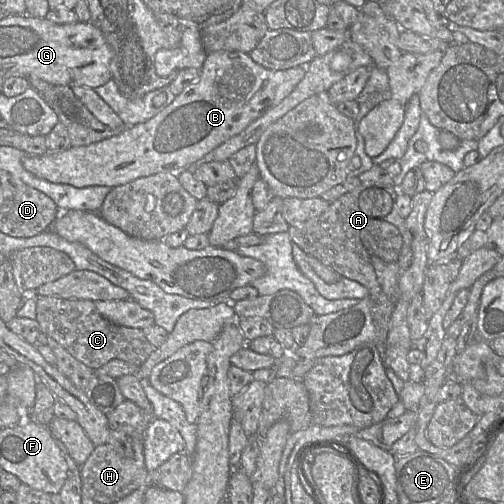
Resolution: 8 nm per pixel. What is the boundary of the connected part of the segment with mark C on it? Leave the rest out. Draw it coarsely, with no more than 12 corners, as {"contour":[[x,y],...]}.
{"contour":[[39,295],[41,332],[93,370],[155,349],[90,300]]}

